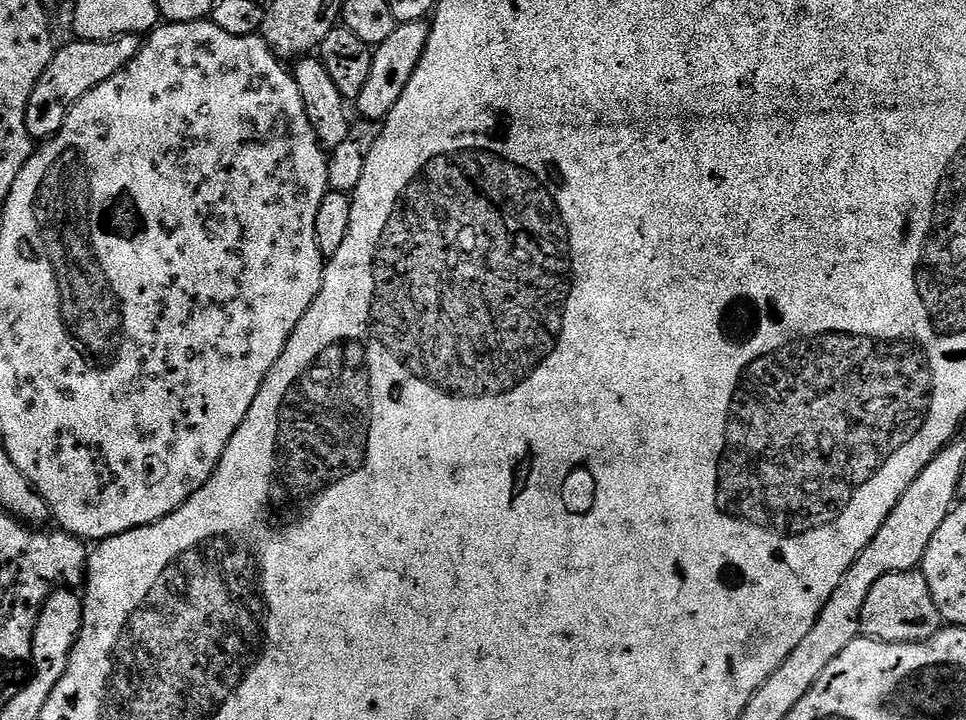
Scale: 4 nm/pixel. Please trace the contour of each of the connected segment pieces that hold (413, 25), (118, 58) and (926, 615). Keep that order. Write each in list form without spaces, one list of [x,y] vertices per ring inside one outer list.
[[[422,20],[397,24],[394,34],[390,34],[390,38],[386,38],[386,42],[375,45],[370,66],[370,78],[366,81],[362,94],[354,97],[354,108],[356,104],[357,110],[360,111],[359,115],[363,119],[383,122],[390,114],[390,110],[394,110],[394,106],[398,106],[398,98],[402,98],[406,86],[410,86],[410,78],[426,50],[428,30],[429,25]]]
[[[119,36],[113,40],[73,39],[73,44],[57,47],[52,55],[50,66],[38,78],[38,86],[30,94],[30,102],[26,106],[26,130],[33,141],[43,142],[53,136],[62,126],[68,111],[79,102],[94,86],[106,82],[106,78],[114,78],[118,70],[122,70],[140,52],[142,43],[140,36]]]
[[[923,571],[886,574],[886,578],[878,578],[870,594],[866,594],[860,615],[860,630],[867,639],[885,640],[891,644],[913,644],[930,639],[941,627],[938,606],[934,606],[934,598],[930,594],[930,586],[926,586]]]

